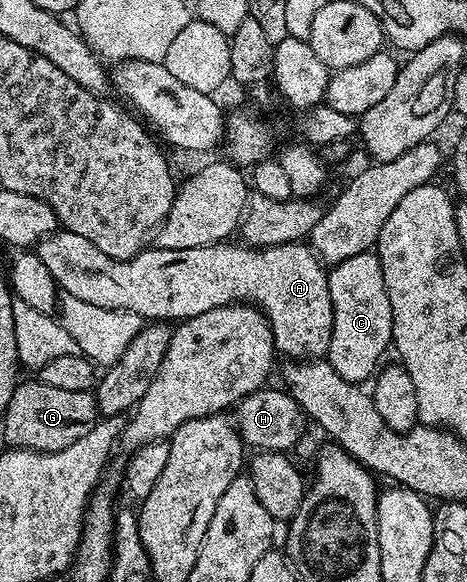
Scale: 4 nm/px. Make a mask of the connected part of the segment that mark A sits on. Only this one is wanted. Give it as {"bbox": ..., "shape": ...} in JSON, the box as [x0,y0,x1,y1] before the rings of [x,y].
{"bbox":[37,229,333,361],"shape":[[[56,229],[37,244],[37,253],[41,257],[41,261],[45,261],[45,269],[49,269],[49,273],[53,273],[55,285],[59,288],[60,292],[63,295],[77,297],[80,301],[89,301],[89,305],[101,305],[101,309],[132,311],[133,313],[142,315],[144,320],[147,321],[172,321],[171,319],[182,321],[189,317],[197,317],[209,309],[217,309],[221,306],[219,295],[227,295],[223,297],[234,297],[236,300],[248,305],[254,305],[266,315],[267,320],[271,323],[271,332],[275,338],[275,350],[280,356],[287,355],[283,357],[291,361],[323,359],[329,349],[329,341],[333,337],[333,301],[329,297],[328,272],[325,270],[319,256],[303,241],[286,243],[285,245],[273,245],[272,247],[249,247],[246,245],[234,247],[233,244],[234,242],[224,241],[222,243],[214,243],[208,247],[198,247],[197,249],[165,249],[164,247],[152,246],[150,249],[140,251],[132,259],[114,259],[113,257],[109,257],[109,253],[101,253],[101,249],[97,249],[97,245],[93,245],[93,241],[88,241],[85,237],[77,237],[77,233],[73,233],[72,231]]]}

